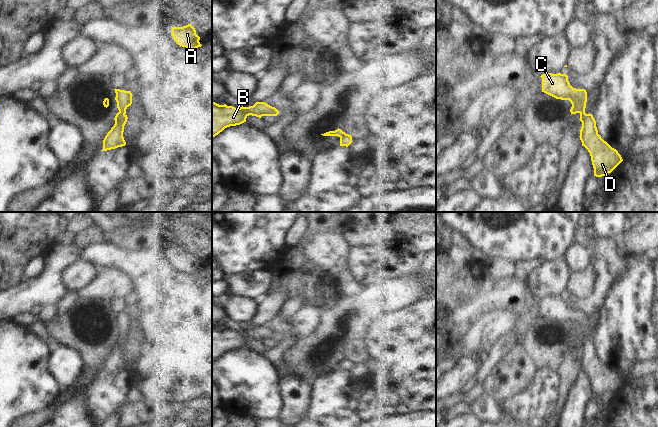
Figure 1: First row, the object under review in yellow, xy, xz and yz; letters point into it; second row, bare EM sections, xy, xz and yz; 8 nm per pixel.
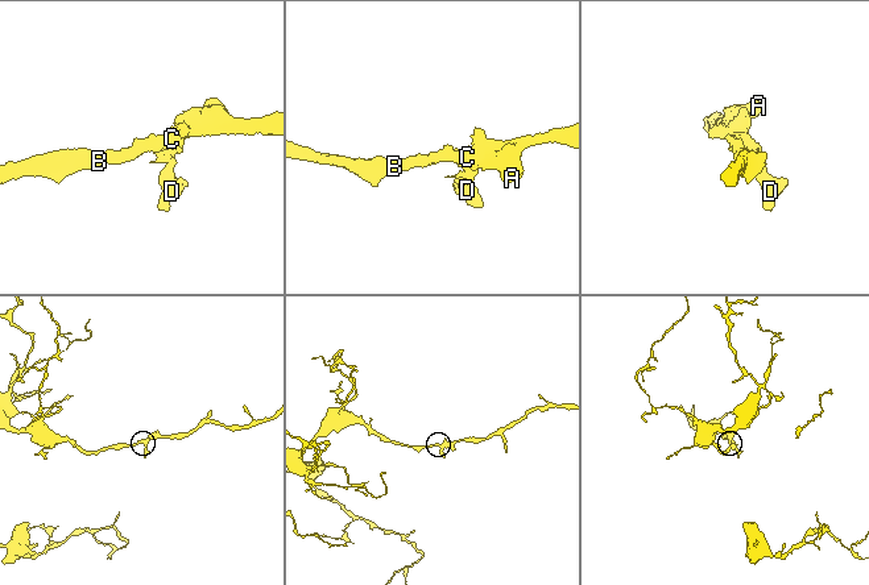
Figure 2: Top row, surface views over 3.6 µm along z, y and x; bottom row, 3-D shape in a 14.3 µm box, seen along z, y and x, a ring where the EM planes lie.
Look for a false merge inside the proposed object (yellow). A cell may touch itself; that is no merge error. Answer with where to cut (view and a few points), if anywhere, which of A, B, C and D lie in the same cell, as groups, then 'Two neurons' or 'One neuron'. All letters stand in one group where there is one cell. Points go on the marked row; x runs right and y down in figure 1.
No split. Groups: A B C D. One neuron.

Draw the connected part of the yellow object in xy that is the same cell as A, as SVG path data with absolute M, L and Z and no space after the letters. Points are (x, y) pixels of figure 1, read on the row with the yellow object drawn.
M191 24L183 27L172 27L172 36L176 43L182 47L196 49L202 46L199 42L200 37Z

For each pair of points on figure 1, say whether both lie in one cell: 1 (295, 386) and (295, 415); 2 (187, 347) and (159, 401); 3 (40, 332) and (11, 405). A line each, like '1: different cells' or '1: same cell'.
1: same cell
2: same cell
3: different cells

